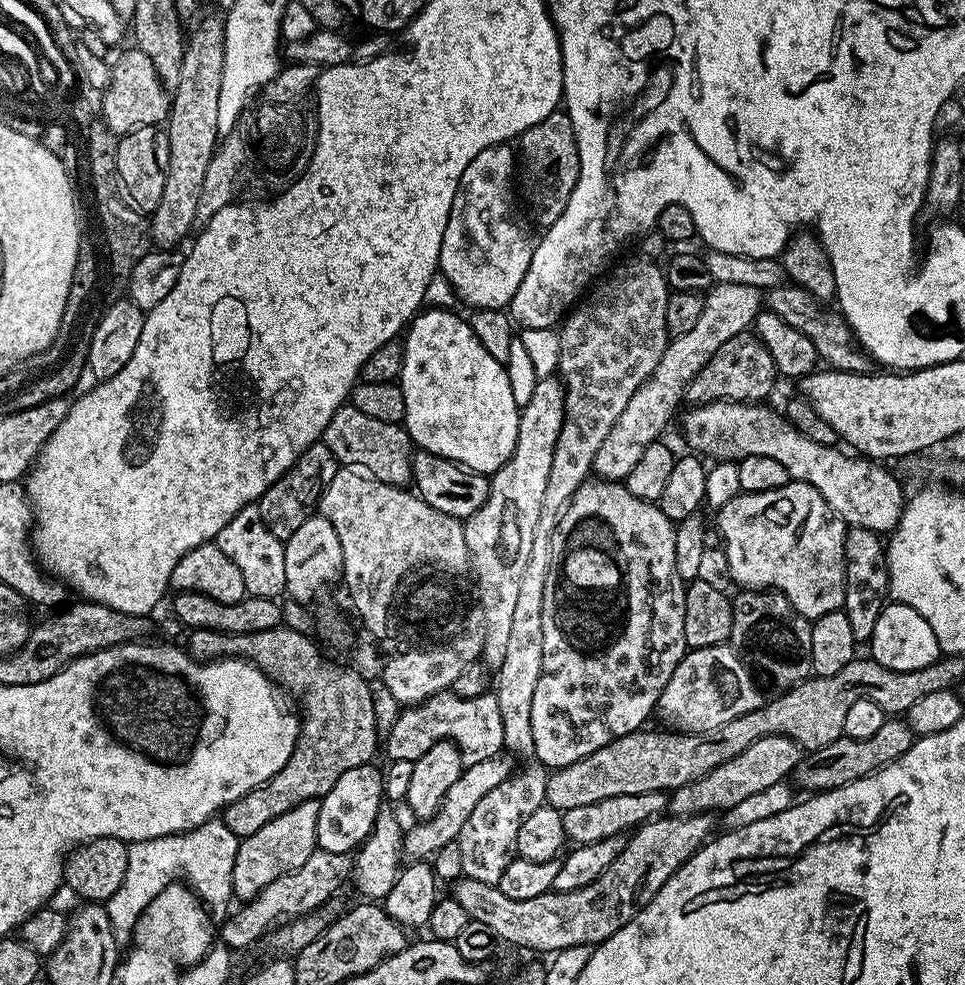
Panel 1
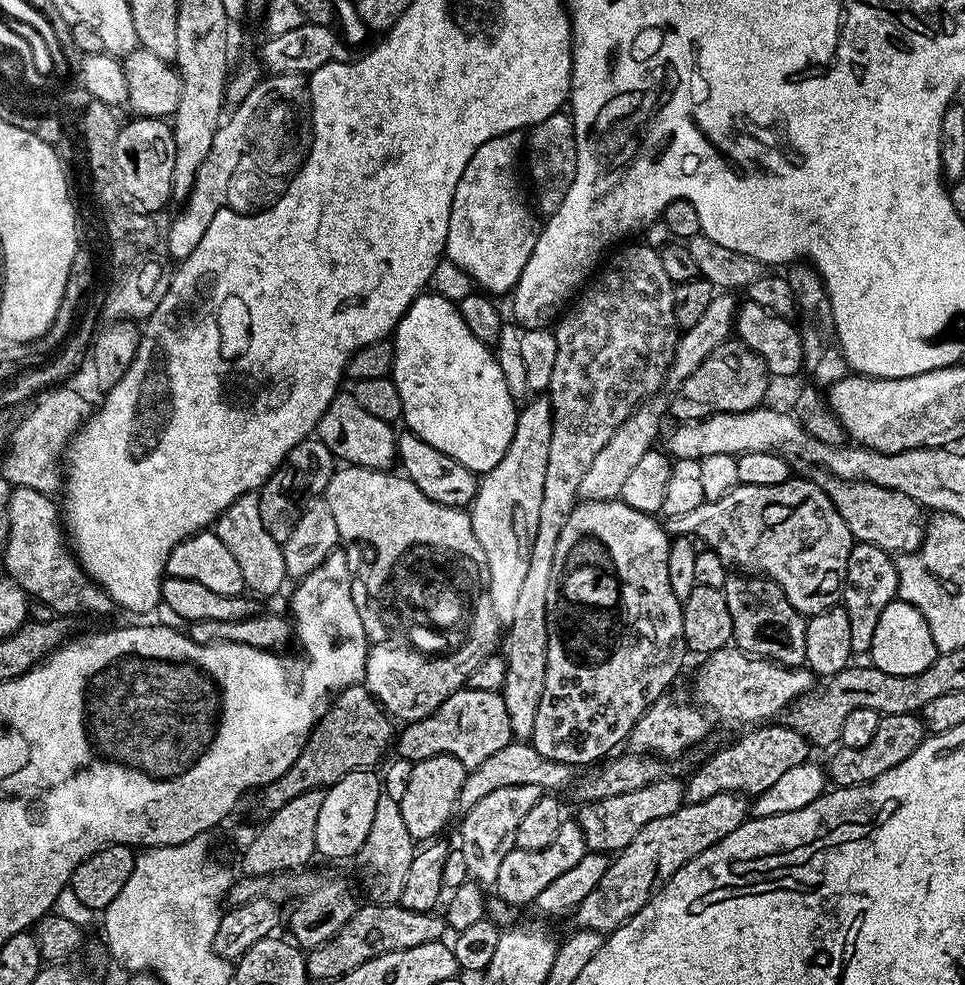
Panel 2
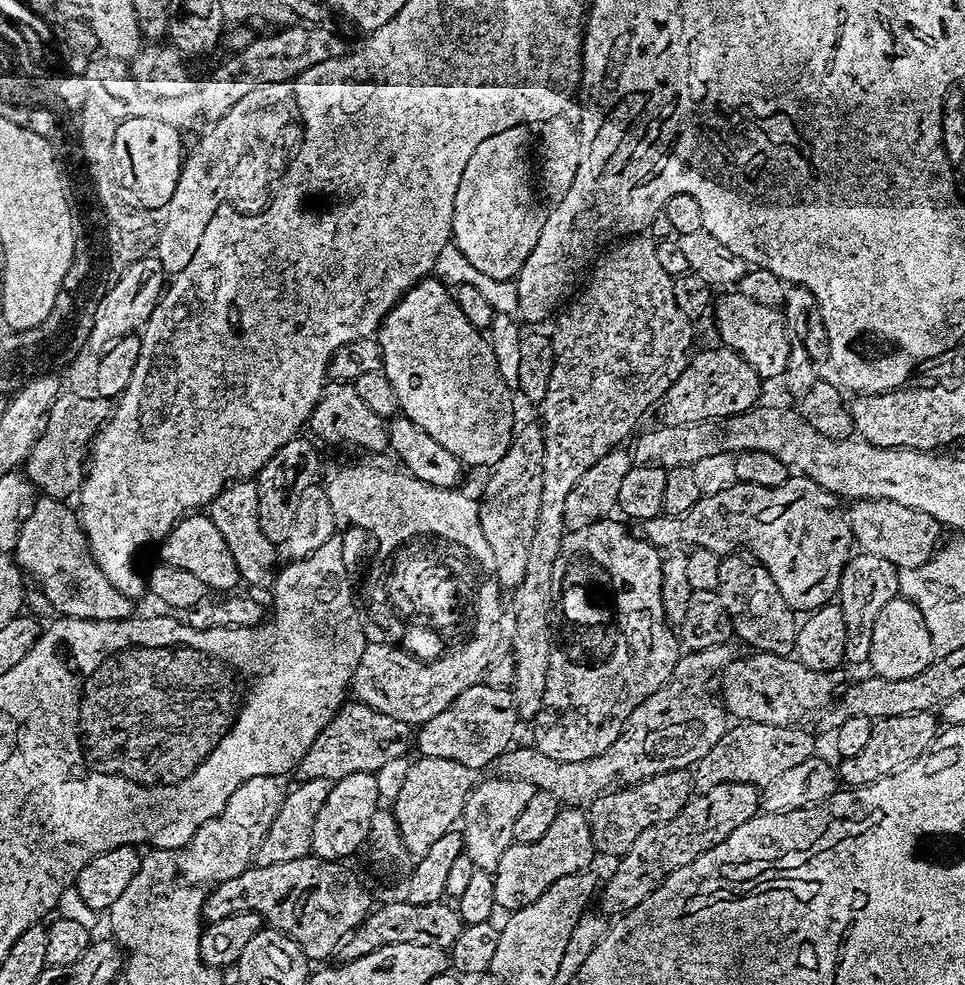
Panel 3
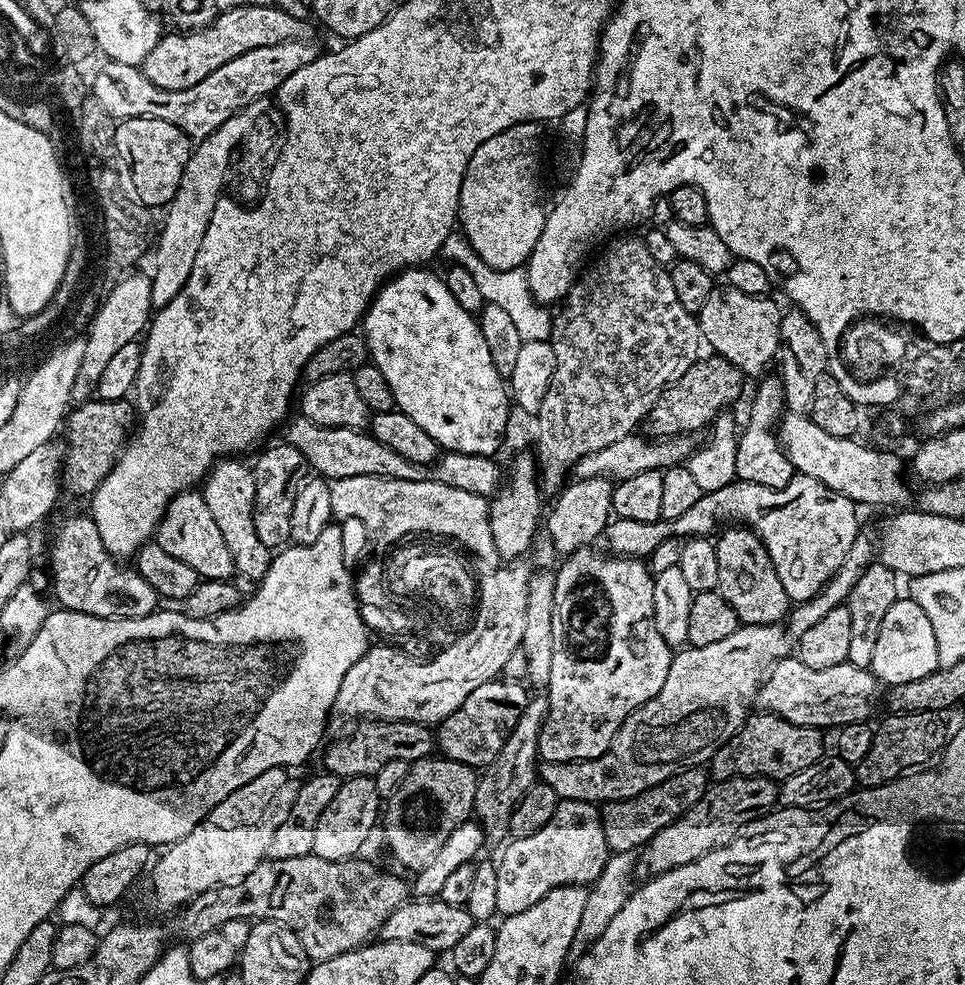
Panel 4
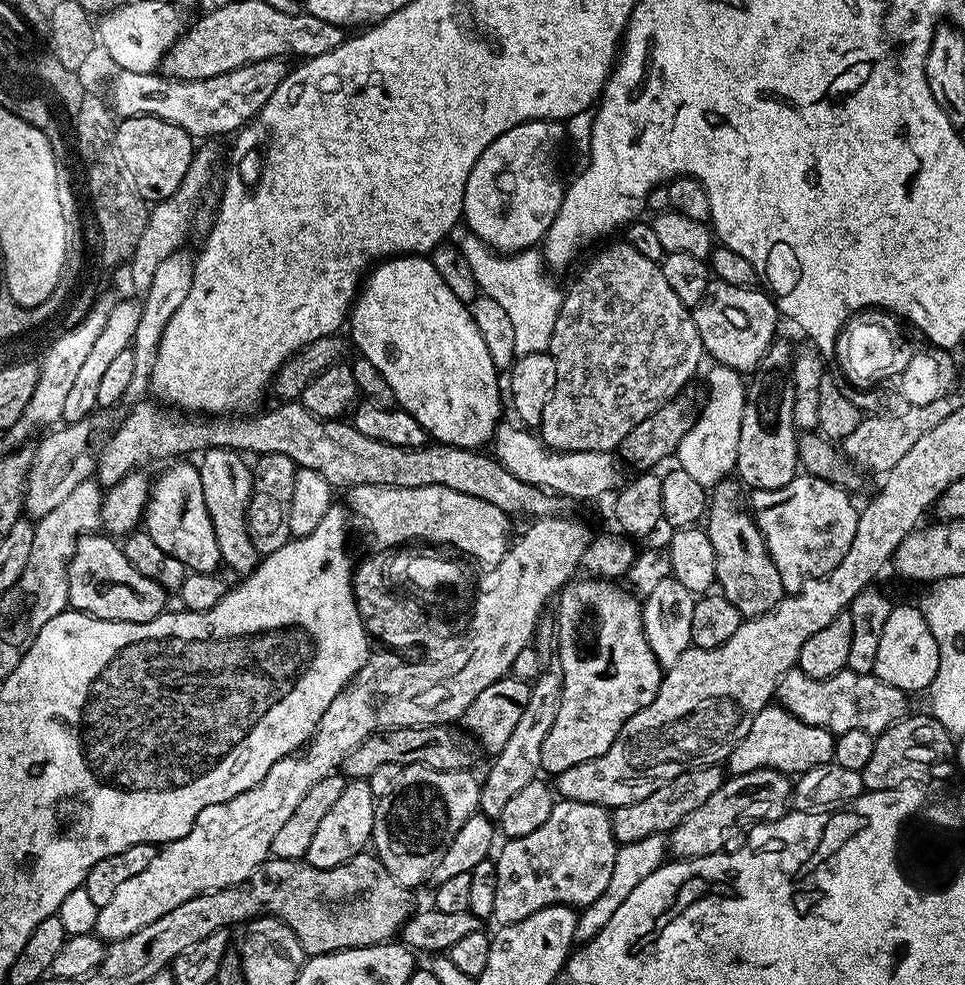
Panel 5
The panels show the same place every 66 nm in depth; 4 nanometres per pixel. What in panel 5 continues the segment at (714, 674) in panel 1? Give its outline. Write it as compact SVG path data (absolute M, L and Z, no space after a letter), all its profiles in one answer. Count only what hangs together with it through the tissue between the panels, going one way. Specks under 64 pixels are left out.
M797 666L790 669L776 687L775 699L780 707L794 714L810 726L825 728L827 732L839 734L846 730L866 730L872 736L894 726L909 715L909 697L898 686L882 682L875 674L858 674L842 671L830 678L810 678Z

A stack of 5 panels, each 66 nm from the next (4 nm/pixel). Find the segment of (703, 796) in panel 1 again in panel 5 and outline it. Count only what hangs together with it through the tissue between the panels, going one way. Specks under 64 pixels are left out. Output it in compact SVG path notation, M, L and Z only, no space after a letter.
M769 703L767 708L754 718L750 730L746 730L746 738L730 750L726 761L726 768L731 775L741 776L750 774L750 770L778 770L789 774L799 774L810 770L814 766L833 763L832 755L836 745L836 736L827 732L825 728L810 726L802 722L794 714L790 714L779 703Z

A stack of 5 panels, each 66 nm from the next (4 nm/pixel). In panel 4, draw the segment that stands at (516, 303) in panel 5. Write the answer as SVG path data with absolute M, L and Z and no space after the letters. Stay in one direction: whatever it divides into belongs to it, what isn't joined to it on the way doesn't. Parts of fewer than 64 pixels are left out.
M453 230L446 238L446 242L442 242L440 256L443 259L448 259L447 263L449 265L462 266L462 270L466 270L474 278L474 282L478 285L478 290L482 293L485 302L494 306L502 306L502 310L506 310L506 314L514 321L514 327L518 330L518 334L522 334L524 341L546 340L551 337L553 313L545 305L536 303L536 300L532 297L532 291L528 285L528 273L524 268L515 268L503 272L486 266L478 258L474 246L470 246L470 242L464 237L463 231L460 230Z

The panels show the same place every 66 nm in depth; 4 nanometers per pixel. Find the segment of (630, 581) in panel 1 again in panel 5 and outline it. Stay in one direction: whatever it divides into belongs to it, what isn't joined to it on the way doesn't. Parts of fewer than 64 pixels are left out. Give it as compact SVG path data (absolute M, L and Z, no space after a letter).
M580 579L569 580L555 601L554 652L560 655L560 701L556 704L552 725L544 732L540 763L541 769L551 774L570 770L570 766L578 766L578 762L590 762L590 758L606 754L624 723L654 702L662 679L658 658L654 658L654 650L650 650L650 642L646 642L641 601L623 583Z

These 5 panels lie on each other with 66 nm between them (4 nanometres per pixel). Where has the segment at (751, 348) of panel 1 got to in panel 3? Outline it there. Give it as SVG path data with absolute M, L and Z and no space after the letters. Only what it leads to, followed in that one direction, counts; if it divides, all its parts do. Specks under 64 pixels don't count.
M723 346L697 351L689 359L688 365L674 378L670 390L662 397L658 405L660 420L670 426L697 424L703 420L722 420L726 416L737 416L757 407L762 381L760 376L734 350Z

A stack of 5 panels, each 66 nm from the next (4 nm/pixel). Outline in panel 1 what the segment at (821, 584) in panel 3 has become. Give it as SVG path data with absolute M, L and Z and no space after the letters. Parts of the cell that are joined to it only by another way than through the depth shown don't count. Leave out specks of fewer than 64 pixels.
M789 479L787 484L783 484L778 490L766 490L765 492L741 492L740 495L730 498L730 502L726 502L726 506L722 506L716 513L716 528L720 531L722 547L726 554L726 562L728 563L728 575L733 585L739 586L744 590L775 590L782 593L785 598L794 606L794 610L798 610L798 614L802 614L810 622L814 622L822 614L830 614L831 612L841 611L844 607L844 537L846 535L846 525L839 516L835 516L830 510L830 506L826 506L826 502L822 498L822 494L818 494L818 490L814 490L814 486L810 486L801 480Z

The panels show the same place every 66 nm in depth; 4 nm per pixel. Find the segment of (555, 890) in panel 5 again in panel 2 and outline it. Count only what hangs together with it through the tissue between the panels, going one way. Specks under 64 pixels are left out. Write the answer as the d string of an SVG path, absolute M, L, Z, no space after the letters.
M561 819L558 834L542 850L522 850L513 848L510 854L506 854L502 866L498 869L498 878L494 885L495 895L507 904L519 906L519 904L531 905L554 882L554 878L559 878L561 874L566 874L566 870L571 870L577 862L582 862L584 855L589 852L586 846L586 838L582 838L582 830L575 819Z

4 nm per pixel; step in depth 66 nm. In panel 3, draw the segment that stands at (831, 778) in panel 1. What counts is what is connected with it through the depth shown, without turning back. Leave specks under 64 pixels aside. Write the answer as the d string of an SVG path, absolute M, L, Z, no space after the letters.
M935 711L919 712L918 714L898 714L898 718L882 718L872 725L872 733L868 744L854 758L843 758L838 764L838 775L845 785L860 788L864 784L878 782L878 778L886 778L917 760L923 752L927 752L936 743L938 735L938 716Z

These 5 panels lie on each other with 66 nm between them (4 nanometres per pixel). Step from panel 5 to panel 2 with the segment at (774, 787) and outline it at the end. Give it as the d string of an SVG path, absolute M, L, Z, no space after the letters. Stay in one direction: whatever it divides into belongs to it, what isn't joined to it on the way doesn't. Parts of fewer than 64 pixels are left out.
M723 792L706 798L706 802L685 803L684 807L674 810L674 814L666 814L666 818L654 818L654 822L642 826L642 830L634 834L634 842L609 863L602 882L582 898L574 913L575 927L605 934L622 927L646 906L661 882L669 880L686 862L698 858L698 854L710 850L710 846L722 842L722 838L738 830L749 816L749 801L741 793Z

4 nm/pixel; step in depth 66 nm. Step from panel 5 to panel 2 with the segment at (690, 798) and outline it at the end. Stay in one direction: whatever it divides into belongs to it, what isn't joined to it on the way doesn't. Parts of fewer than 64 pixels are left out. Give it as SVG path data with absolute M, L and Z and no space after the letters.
M665 774L661 780L642 786L642 790L630 790L630 794L614 794L614 798L601 800L585 800L579 805L580 813L574 816L582 830L582 838L586 838L586 846L590 852L619 854L630 842L634 842L634 834L642 830L642 826L654 822L654 818L666 818L666 814L674 814L674 810L684 807L685 781L675 780L672 774Z

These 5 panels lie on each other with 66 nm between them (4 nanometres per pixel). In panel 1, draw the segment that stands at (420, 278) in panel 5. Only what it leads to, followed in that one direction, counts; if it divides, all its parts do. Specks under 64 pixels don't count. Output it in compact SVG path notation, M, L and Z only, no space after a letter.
M425 307L412 317L406 331L403 333L404 361L402 362L402 374L398 381L402 390L402 398L406 398L406 414L404 415L403 427L408 429L408 436L417 449L444 456L456 464L463 464L471 472L491 474L498 471L508 461L510 454L514 454L514 446L518 442L518 422L520 421L521 408L514 402L514 394L510 391L507 367L500 364L498 358L494 358L494 354L490 354L490 350L486 350L486 346L482 346L482 342L478 342L478 334L474 334L471 323L465 317L463 320L462 317L455 316L454 313L455 311L447 308Z

